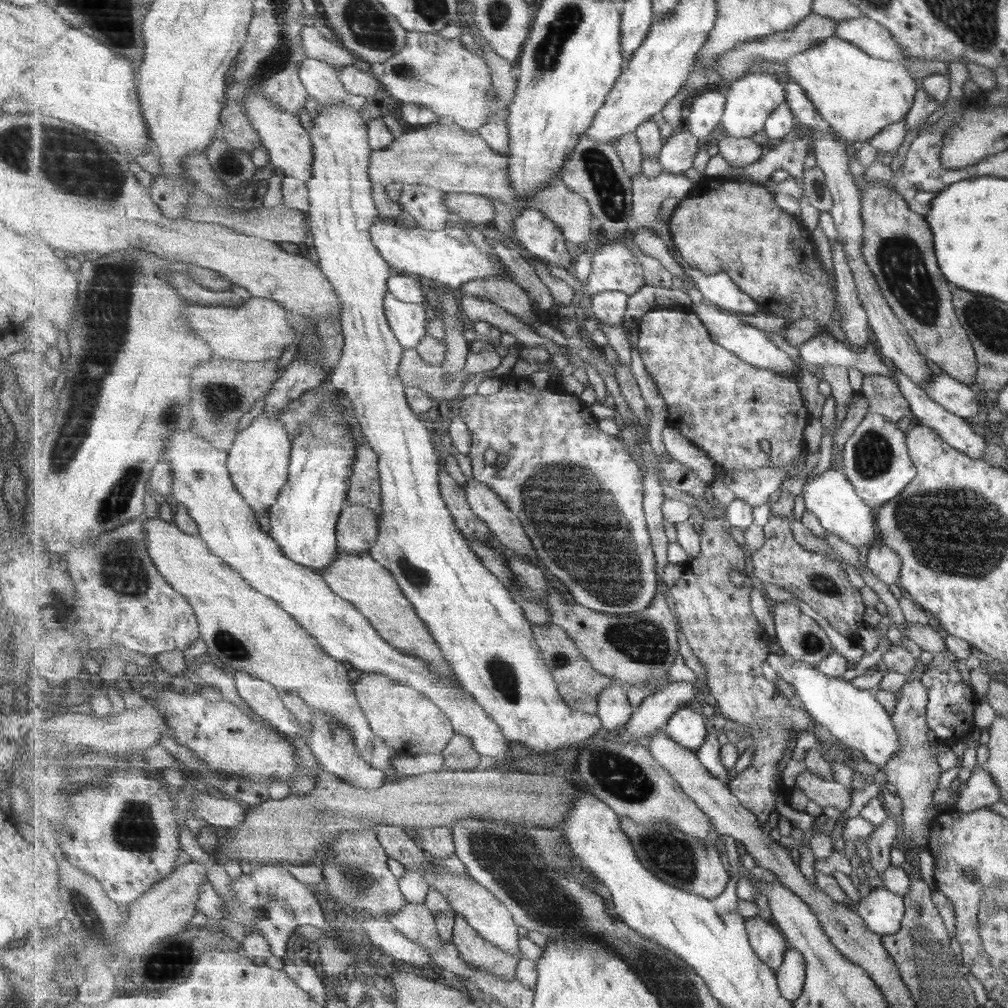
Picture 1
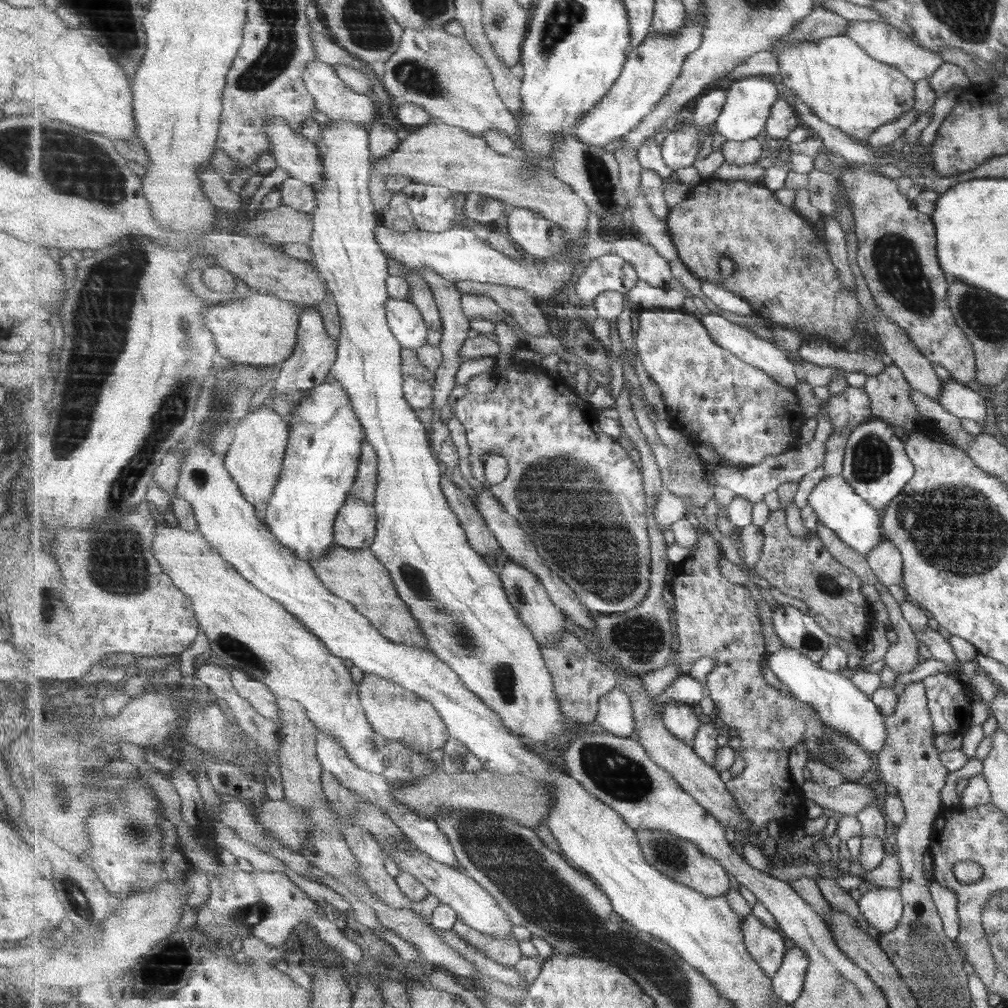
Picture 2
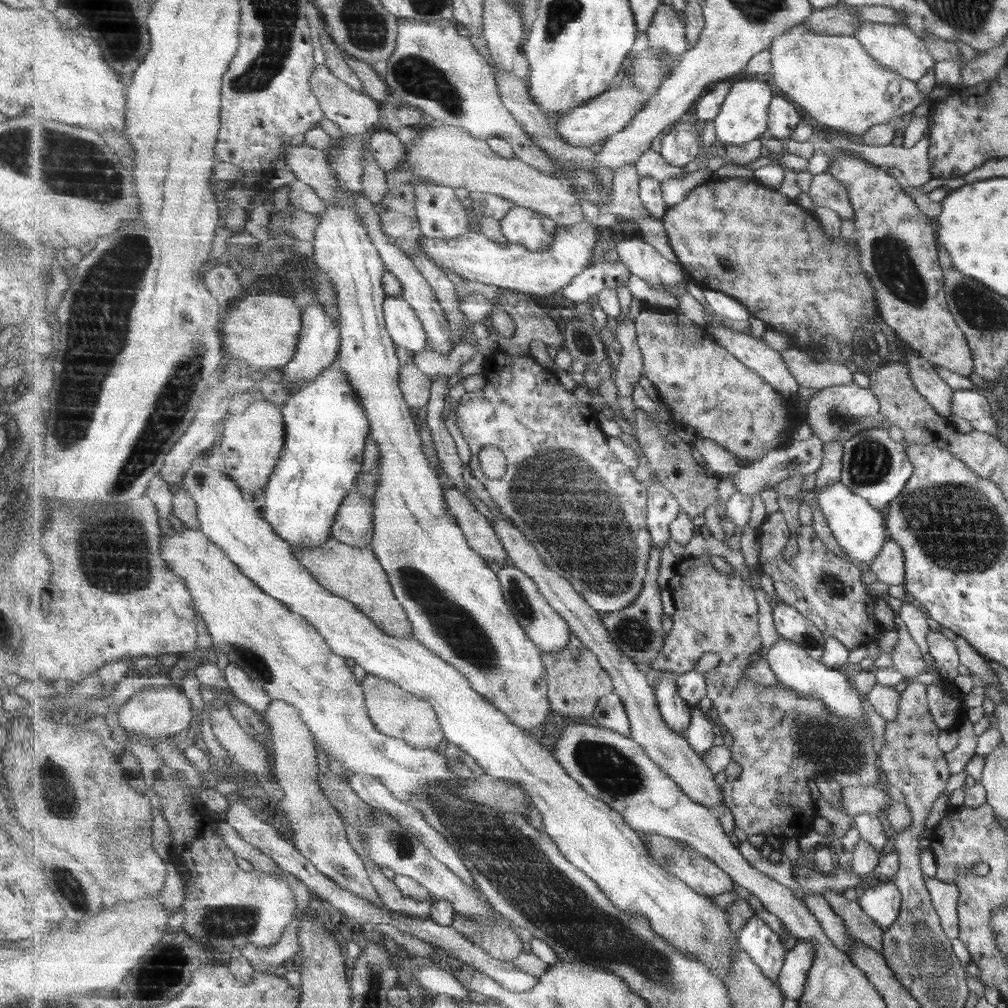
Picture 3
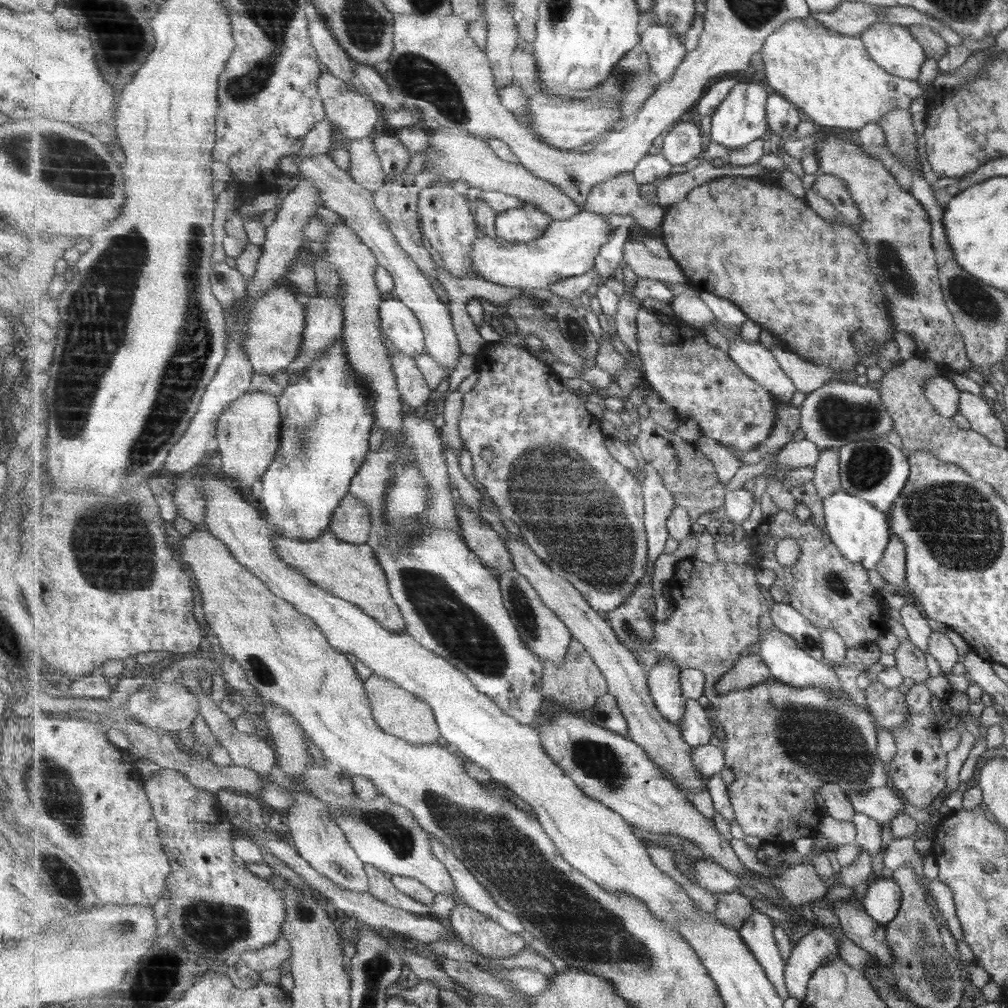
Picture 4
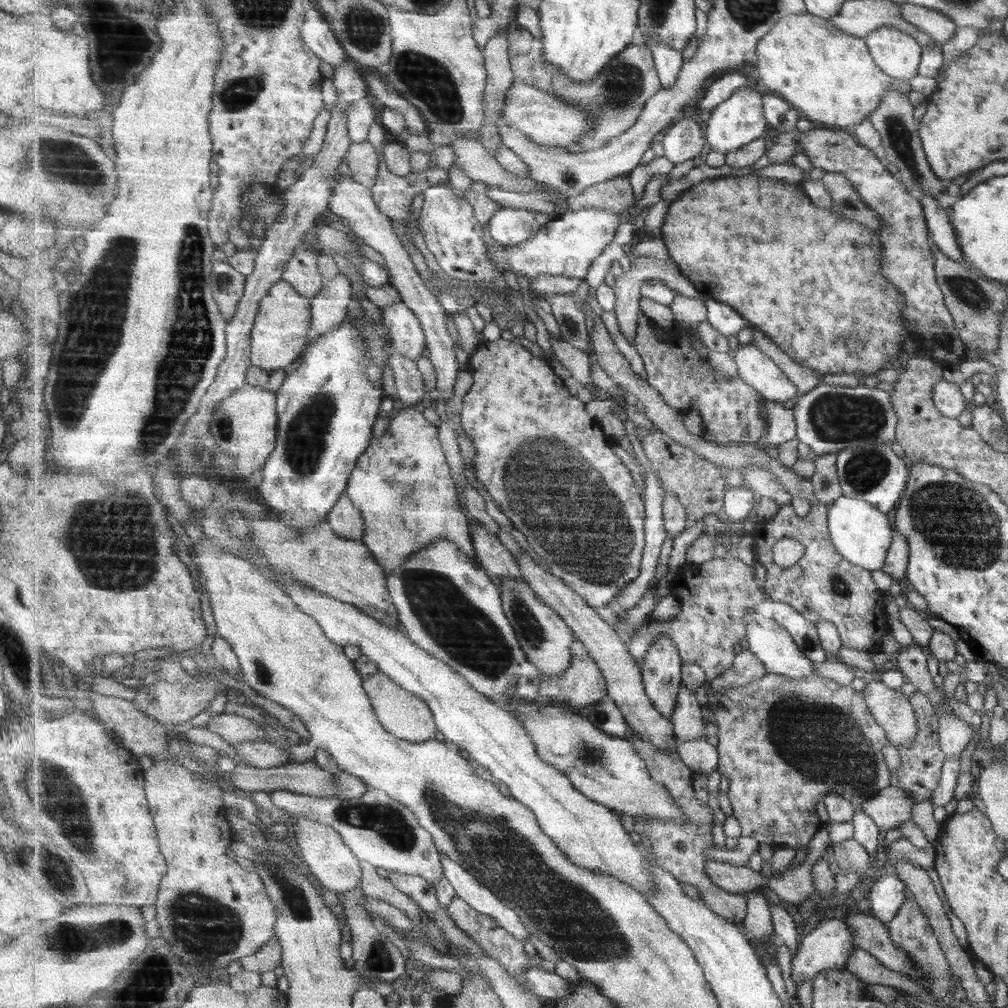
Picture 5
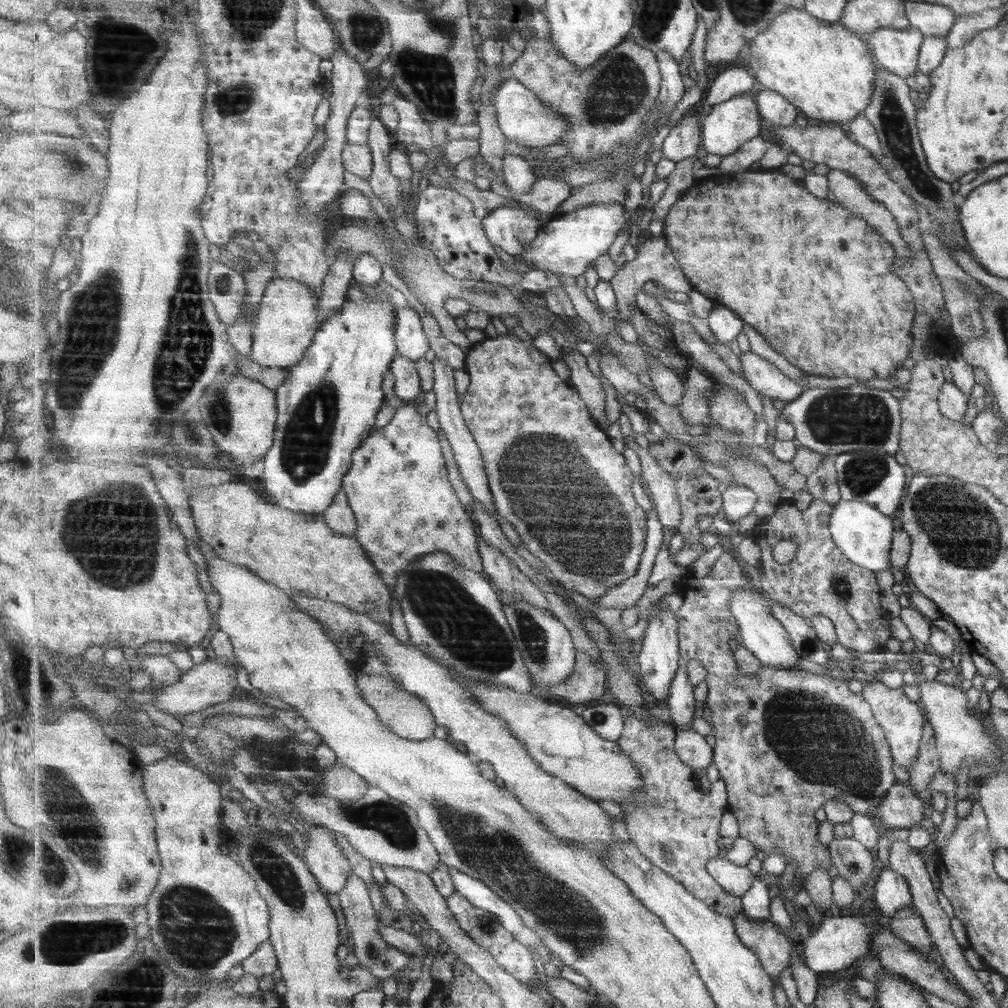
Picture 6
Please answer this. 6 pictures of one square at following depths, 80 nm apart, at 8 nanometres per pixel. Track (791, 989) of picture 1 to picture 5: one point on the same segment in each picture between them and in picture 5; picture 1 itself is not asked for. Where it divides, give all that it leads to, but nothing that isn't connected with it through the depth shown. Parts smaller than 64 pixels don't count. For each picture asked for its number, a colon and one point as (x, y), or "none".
2: (787, 984)
3: (798, 961)
4: (818, 945)
5: (828, 946)

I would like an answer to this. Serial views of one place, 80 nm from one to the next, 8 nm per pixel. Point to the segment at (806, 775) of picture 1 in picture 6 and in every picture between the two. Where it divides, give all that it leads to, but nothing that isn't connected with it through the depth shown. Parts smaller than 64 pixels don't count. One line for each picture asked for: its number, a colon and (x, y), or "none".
2: (847, 798)
3: (854, 800)
4: (881, 803)
5: (890, 806)
6: (900, 807)

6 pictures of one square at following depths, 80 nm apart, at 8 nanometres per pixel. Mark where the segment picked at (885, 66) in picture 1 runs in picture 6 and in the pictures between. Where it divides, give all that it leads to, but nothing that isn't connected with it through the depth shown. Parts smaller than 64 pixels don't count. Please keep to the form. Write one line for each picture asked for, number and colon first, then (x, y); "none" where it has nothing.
2: (849, 90)
3: (837, 83)
4: (830, 76)
5: (829, 75)
6: (823, 68)

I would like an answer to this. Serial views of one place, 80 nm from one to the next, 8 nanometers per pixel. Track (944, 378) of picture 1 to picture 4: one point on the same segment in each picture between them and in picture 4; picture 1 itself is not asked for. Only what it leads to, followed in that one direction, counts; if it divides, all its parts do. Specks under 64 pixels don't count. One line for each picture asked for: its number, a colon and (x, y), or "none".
2: (958, 400)
3: (973, 406)
4: (978, 411)

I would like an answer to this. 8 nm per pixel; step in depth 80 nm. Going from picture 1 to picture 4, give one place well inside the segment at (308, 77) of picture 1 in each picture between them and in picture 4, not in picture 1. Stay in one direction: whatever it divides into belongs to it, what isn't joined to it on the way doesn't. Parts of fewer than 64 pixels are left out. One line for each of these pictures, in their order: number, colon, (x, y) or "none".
2: (334, 98)
3: (356, 113)
4: (356, 115)

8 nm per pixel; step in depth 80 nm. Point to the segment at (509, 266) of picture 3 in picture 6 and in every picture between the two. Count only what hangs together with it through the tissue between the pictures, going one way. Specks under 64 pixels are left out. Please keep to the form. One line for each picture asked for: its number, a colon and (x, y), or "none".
4: (569, 248)
5: (567, 246)
6: (568, 244)

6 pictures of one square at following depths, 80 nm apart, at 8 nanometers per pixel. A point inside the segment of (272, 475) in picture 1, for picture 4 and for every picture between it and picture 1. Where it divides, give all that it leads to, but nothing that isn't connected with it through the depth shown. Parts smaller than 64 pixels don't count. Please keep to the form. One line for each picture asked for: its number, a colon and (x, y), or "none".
2: (255, 458)
3: (252, 441)
4: (248, 433)

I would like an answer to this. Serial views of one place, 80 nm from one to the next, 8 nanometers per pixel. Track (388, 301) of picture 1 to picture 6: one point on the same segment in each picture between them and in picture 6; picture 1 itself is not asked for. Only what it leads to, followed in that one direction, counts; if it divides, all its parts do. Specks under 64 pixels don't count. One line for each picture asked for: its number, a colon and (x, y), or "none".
2: (407, 324)
3: (406, 328)
4: (401, 325)
5: (406, 333)
6: (412, 340)

